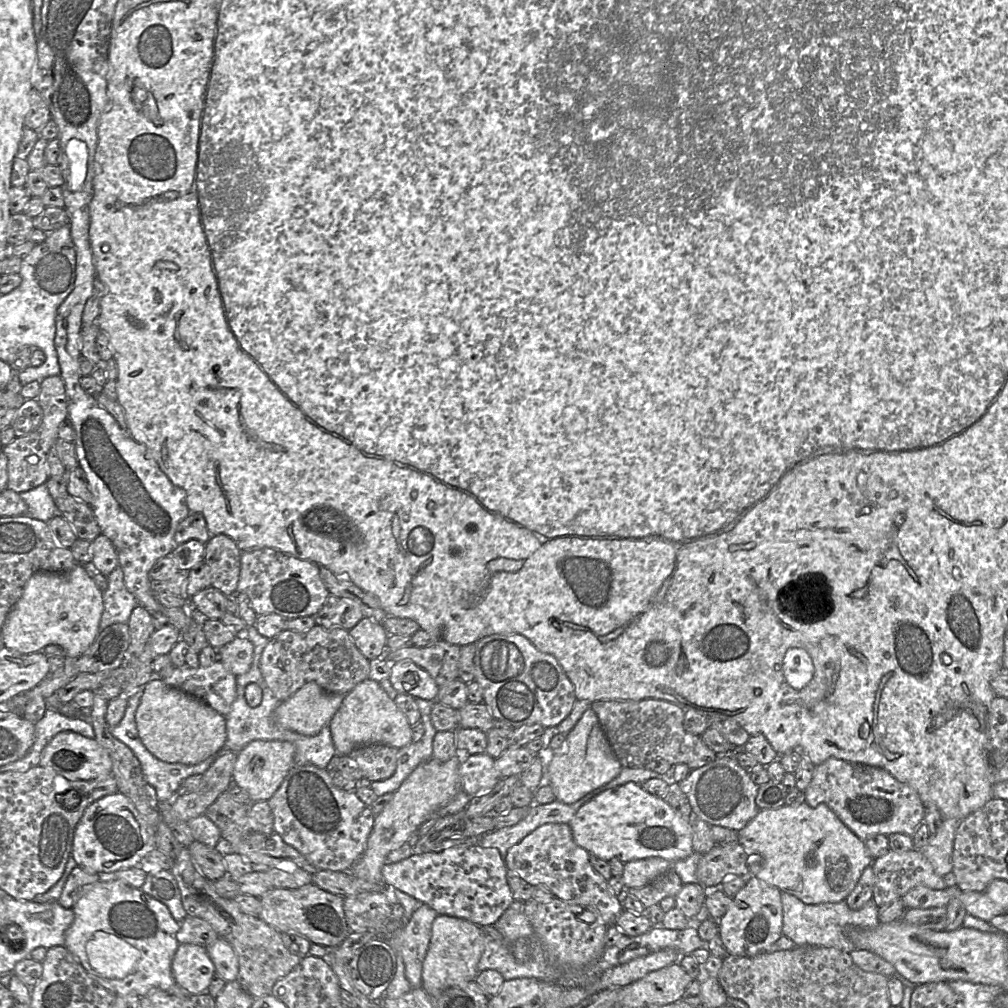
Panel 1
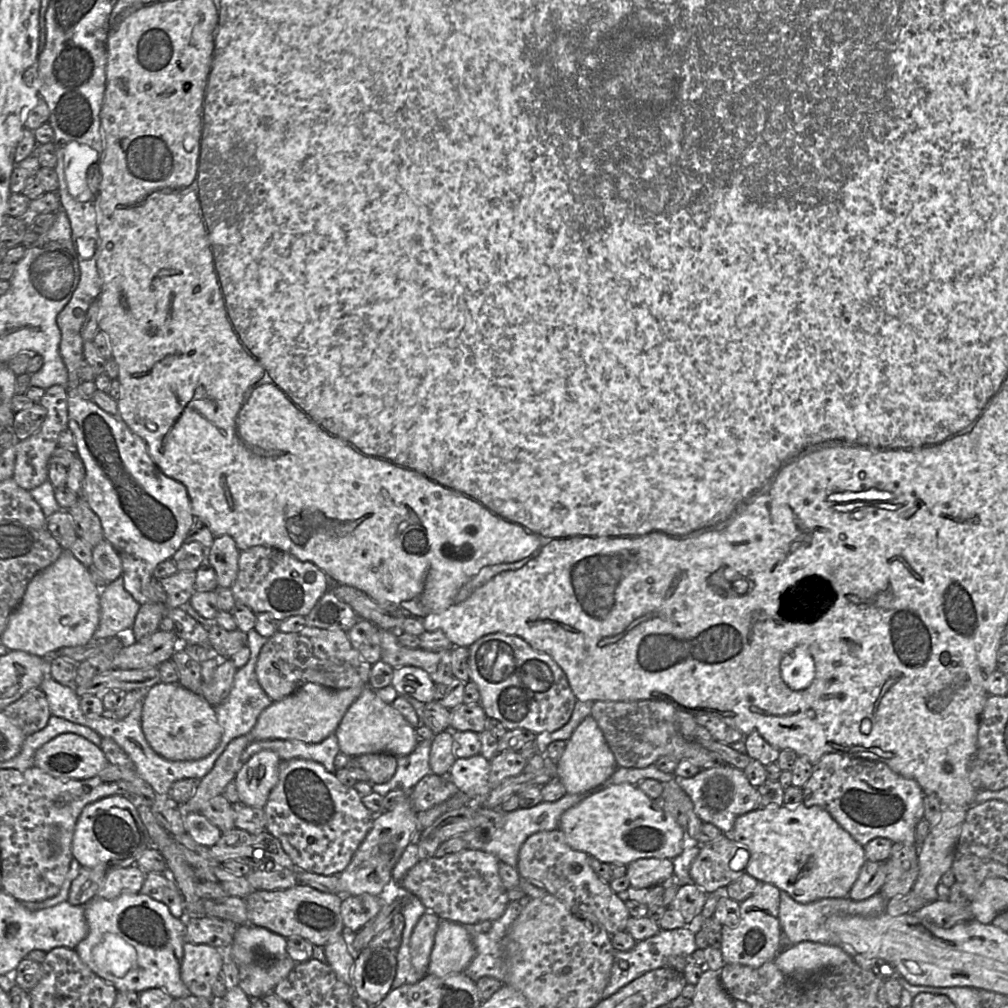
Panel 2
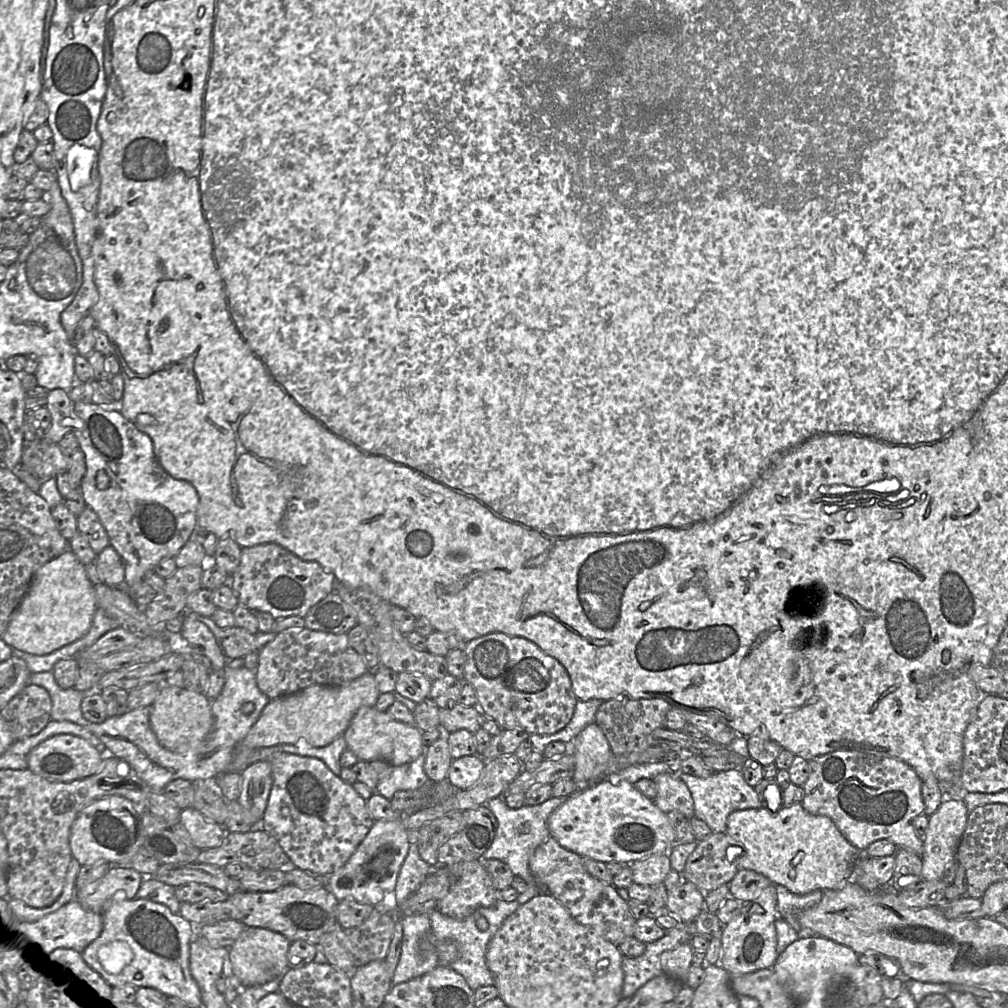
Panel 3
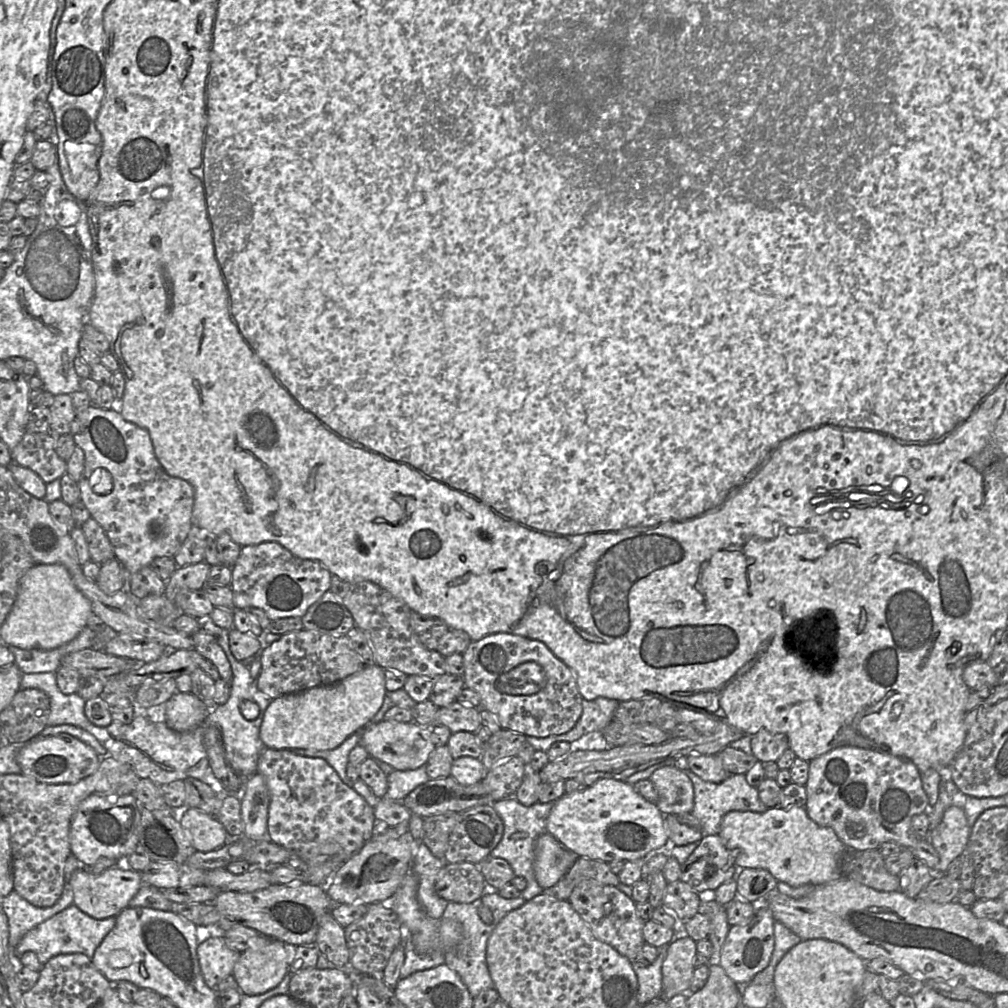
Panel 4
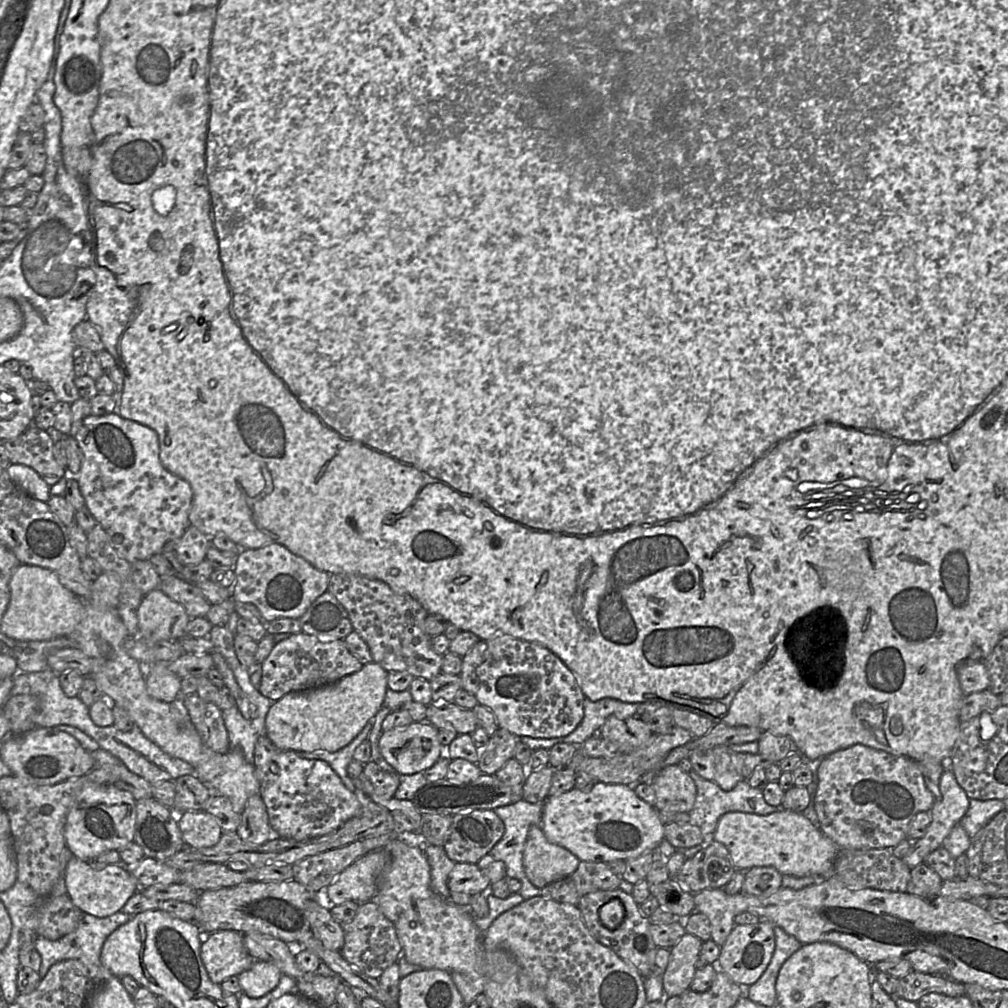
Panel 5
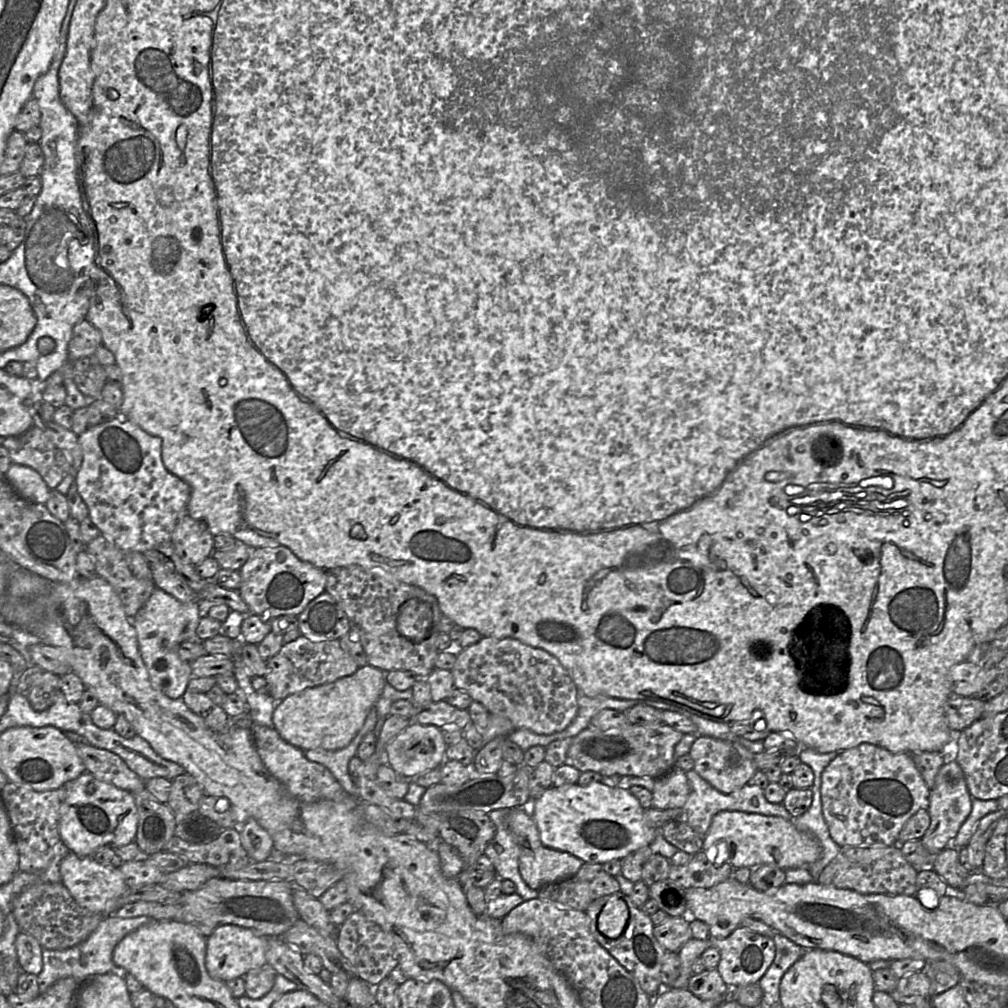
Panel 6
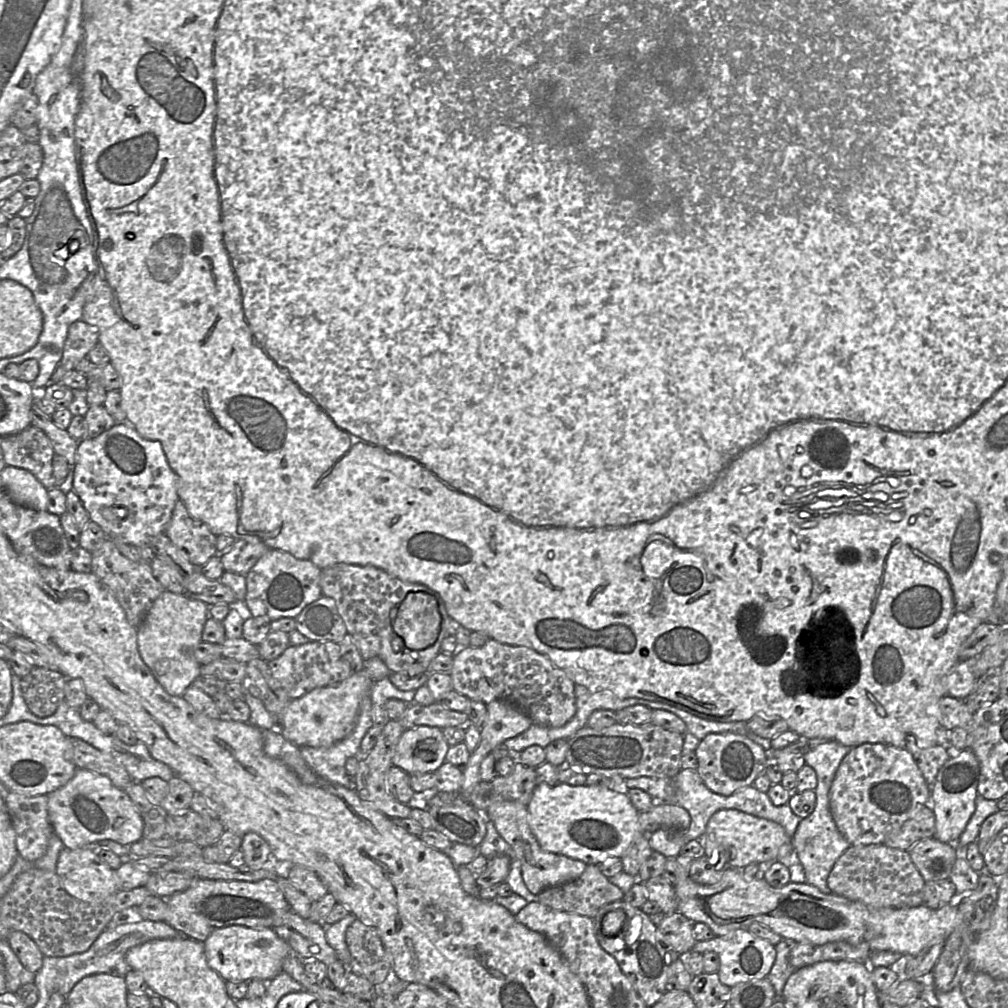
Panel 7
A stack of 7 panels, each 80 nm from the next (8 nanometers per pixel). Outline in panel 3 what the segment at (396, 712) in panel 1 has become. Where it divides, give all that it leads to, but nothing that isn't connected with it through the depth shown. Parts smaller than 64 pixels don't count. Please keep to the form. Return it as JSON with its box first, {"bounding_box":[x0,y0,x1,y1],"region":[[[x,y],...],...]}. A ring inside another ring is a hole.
{"bounding_box":[343,706,426,766],"region":[[[362,706],[352,717],[343,737],[347,744],[347,749],[352,751],[361,761],[383,760],[392,766],[400,766],[416,760],[426,751],[422,739],[423,732],[414,724],[407,725],[395,720],[386,711],[379,711],[375,706]]]}

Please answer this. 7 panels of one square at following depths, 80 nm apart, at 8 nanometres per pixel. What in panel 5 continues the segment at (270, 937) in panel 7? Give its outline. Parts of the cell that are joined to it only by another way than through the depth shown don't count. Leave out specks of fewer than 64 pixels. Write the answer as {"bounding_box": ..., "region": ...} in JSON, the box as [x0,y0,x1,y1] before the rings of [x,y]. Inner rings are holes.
{"bounding_box":[200,930,255,984],"region":[[[220,930],[205,934],[200,931],[200,939],[201,960],[213,983],[221,984],[229,977],[238,976],[255,961],[247,952],[240,932]]]}

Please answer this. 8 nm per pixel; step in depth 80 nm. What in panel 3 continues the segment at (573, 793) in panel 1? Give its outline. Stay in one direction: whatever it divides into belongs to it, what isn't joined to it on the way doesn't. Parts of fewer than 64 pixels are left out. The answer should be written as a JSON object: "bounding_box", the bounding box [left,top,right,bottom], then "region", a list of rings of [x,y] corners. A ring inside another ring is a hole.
{"bounding_box":[568,722,613,789],"region":[[[595,722],[568,743],[568,753],[575,758],[572,779],[578,789],[588,789],[607,777],[606,764],[613,753],[605,734]]]}

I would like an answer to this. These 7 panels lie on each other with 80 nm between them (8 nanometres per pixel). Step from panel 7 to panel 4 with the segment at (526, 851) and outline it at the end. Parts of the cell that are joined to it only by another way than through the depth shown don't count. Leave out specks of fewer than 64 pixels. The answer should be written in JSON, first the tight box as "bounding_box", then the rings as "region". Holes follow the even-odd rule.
{"bounding_box":[534,833,578,889],"region":[[[544,833],[535,841],[534,873],[542,889],[555,885],[574,865],[578,856],[551,834]]]}

